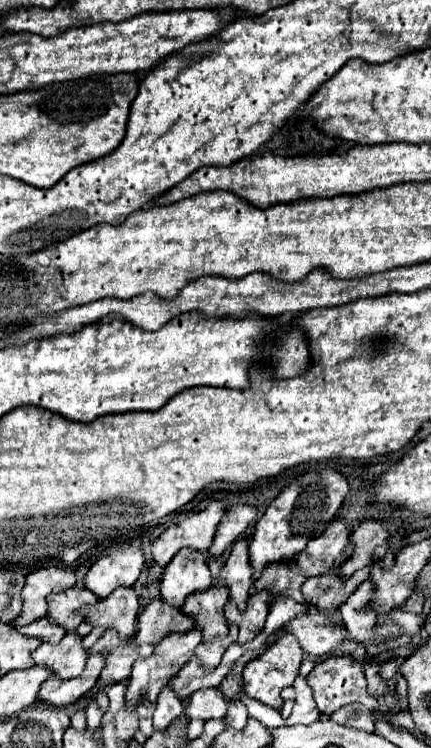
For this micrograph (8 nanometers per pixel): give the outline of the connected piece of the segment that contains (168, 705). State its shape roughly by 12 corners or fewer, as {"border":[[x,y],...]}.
{"border":[[166,685],[156,701],[154,729],[164,731],[182,713],[182,701]]}

